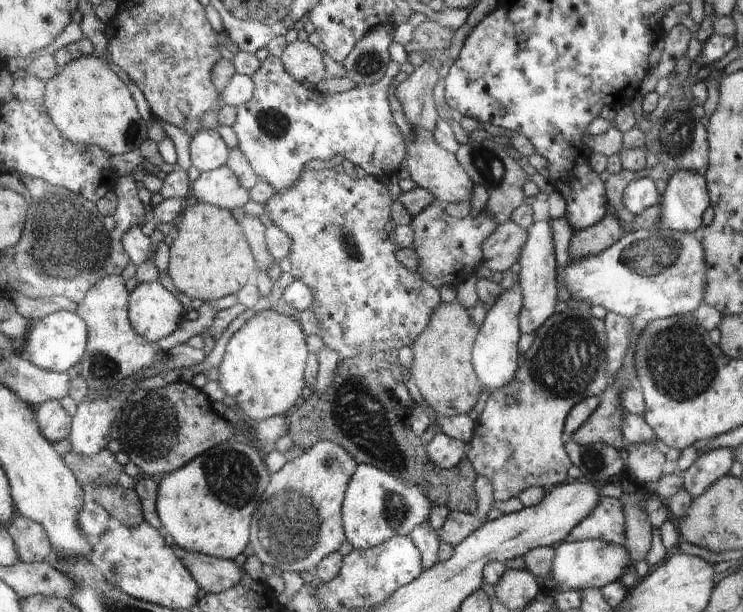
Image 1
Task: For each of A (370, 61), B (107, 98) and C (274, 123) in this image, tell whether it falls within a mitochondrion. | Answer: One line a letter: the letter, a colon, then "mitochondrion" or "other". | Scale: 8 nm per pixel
A: mitochondrion
B: other
C: mitochondrion

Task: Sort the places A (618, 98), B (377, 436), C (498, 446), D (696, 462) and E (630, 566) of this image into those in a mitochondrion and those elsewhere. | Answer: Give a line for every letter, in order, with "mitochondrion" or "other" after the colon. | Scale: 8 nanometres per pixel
A: other
B: mitochondrion
C: other
D: other
E: other

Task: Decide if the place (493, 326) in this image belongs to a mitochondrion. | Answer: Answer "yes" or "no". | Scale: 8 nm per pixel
no

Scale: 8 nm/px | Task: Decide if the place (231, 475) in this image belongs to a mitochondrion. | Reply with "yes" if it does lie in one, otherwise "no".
yes

